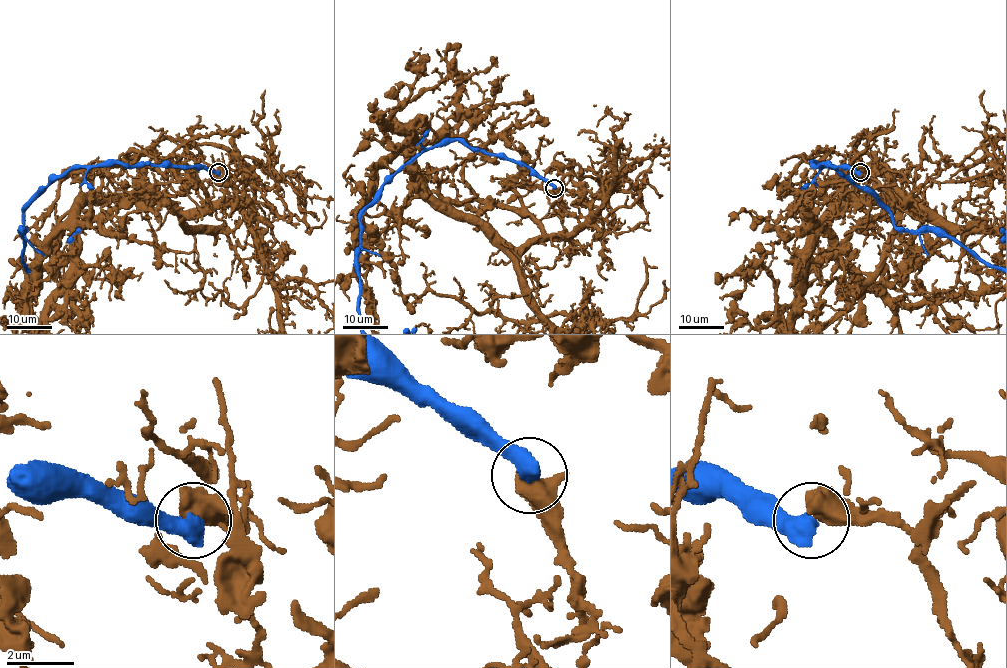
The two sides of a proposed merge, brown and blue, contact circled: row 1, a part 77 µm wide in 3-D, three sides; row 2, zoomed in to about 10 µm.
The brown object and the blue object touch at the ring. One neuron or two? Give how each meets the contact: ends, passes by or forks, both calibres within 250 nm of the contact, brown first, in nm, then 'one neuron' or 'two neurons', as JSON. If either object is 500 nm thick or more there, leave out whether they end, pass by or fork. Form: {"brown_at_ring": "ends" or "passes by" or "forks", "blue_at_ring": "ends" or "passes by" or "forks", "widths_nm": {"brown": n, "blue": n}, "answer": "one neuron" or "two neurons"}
{"widths_nm": {"brown": 550, "blue": 600}, "answer": "two neurons"}

